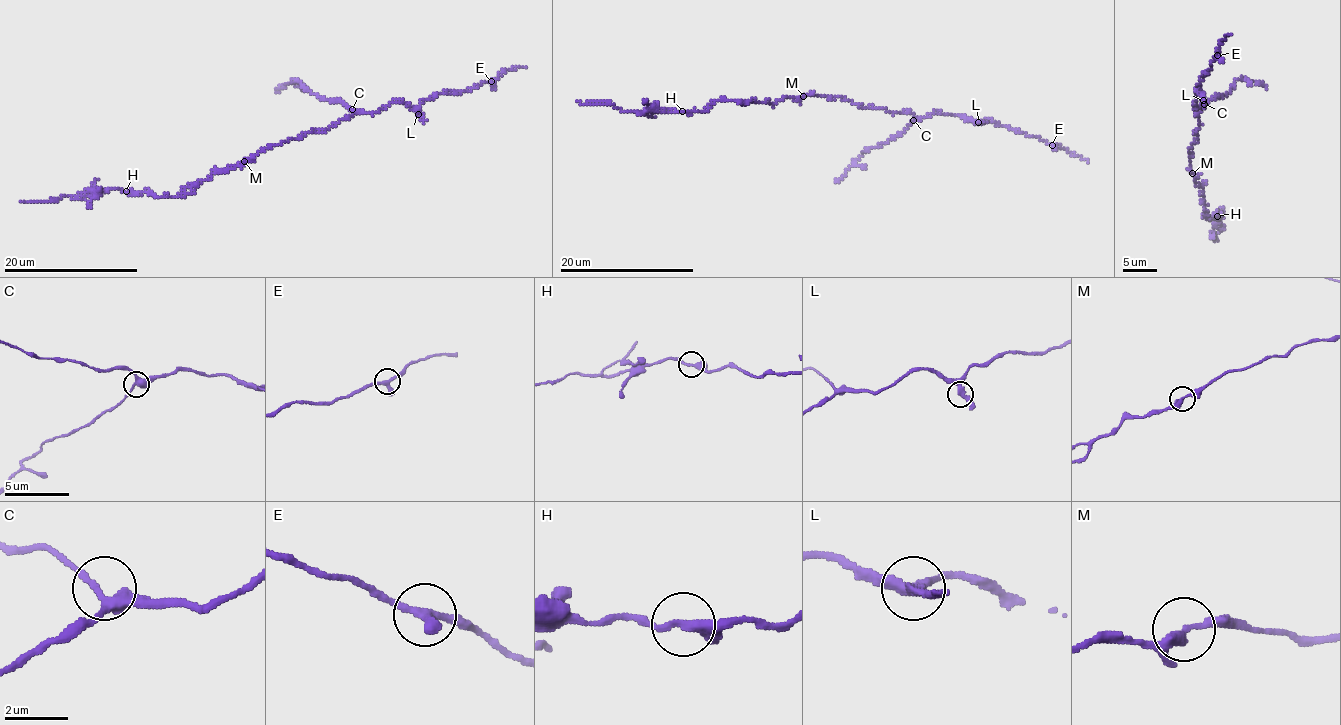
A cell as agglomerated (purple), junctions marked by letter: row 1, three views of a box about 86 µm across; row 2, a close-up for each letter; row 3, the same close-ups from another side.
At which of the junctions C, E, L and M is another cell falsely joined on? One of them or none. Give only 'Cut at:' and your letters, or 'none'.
Cut at: M

